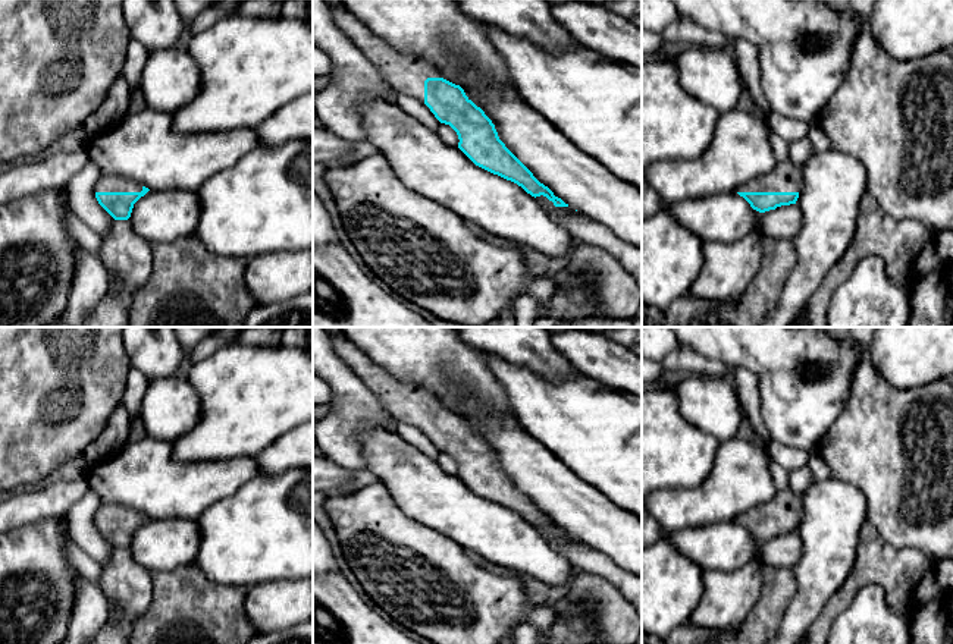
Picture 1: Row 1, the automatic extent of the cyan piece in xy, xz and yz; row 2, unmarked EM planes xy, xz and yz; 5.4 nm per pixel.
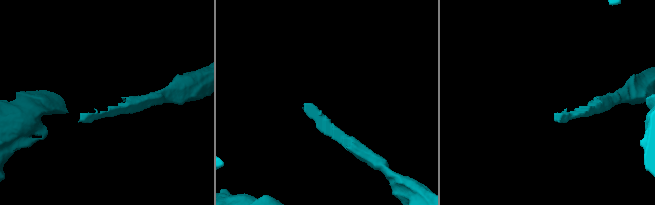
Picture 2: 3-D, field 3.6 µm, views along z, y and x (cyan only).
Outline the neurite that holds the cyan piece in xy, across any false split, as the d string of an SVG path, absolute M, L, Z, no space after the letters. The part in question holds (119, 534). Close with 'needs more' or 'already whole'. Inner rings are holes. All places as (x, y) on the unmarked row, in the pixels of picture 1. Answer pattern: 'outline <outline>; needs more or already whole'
outline M101 505L95 512L98 533L115 547L128 549L134 533L150 518L126 506Z; needs more

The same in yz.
outline M786 489L767 503L743 512L737 522L753 538L765 541L781 534L796 533L802 519L802 494Z; needs more

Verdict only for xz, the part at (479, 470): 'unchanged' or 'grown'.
grown

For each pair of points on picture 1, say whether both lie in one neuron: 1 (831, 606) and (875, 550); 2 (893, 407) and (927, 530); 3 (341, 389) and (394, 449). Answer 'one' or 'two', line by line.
1: one
2: one
3: two

